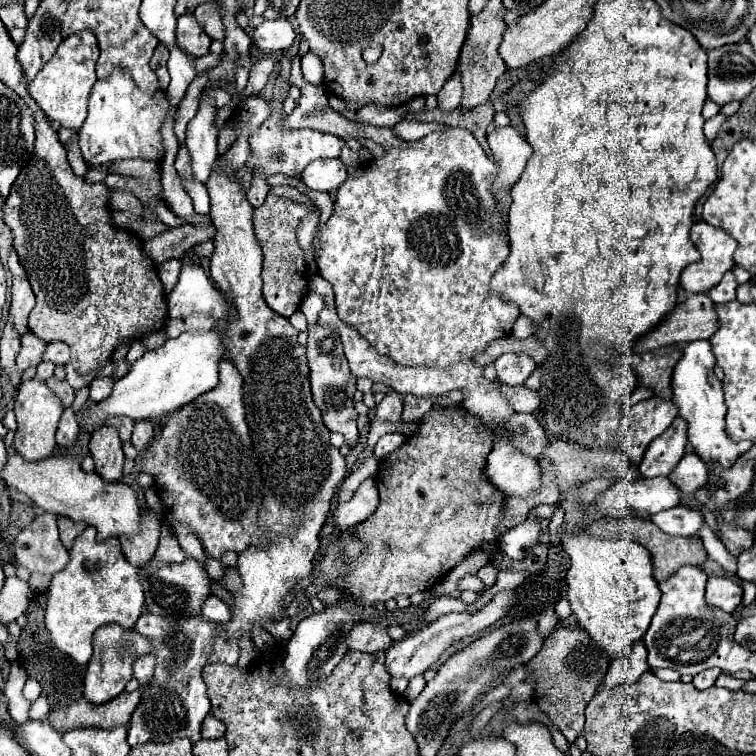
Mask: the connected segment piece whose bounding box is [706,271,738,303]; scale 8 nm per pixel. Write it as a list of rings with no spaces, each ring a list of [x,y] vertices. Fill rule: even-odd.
[[[728,271],[706,295],[714,301],[714,303],[728,303],[732,299],[736,299],[736,281],[734,281],[734,273]]]

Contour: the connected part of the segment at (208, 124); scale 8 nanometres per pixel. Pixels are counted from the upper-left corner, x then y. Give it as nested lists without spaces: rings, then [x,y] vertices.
[[[204,99],[196,117],[186,127],[186,147],[192,157],[192,171],[198,181],[206,181],[218,157],[218,129],[216,107],[212,99]]]

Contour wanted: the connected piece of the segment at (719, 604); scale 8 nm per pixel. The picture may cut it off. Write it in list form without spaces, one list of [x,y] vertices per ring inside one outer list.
[[[710,577],[706,585],[706,601],[724,613],[734,613],[742,603],[742,587],[730,577]]]

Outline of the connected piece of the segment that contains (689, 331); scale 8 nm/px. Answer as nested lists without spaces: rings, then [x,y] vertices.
[[[692,295],[686,303],[676,305],[670,313],[666,313],[662,325],[640,337],[632,353],[646,353],[664,345],[682,345],[696,339],[710,339],[716,325],[714,303],[706,295]]]

